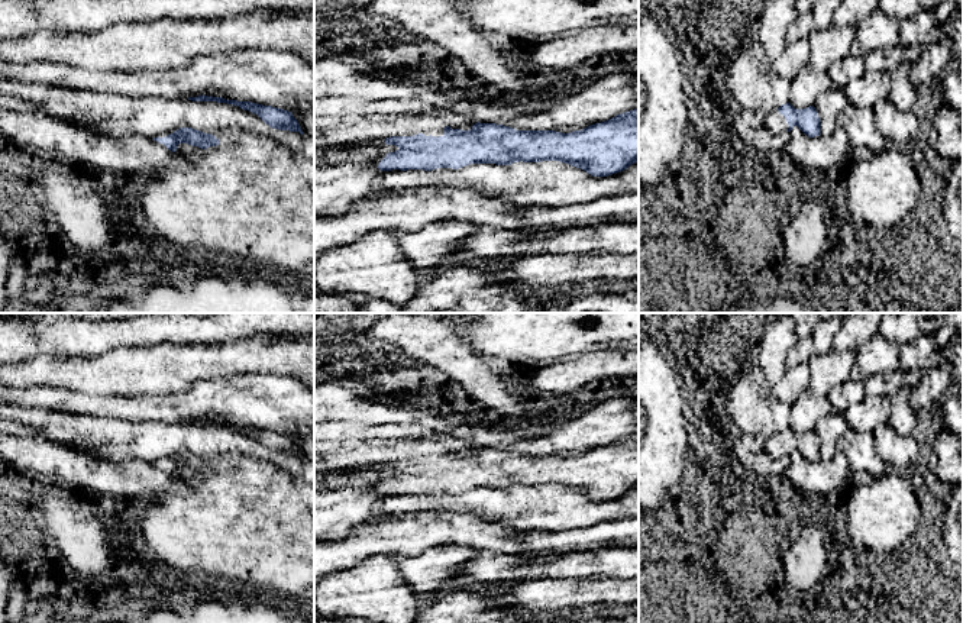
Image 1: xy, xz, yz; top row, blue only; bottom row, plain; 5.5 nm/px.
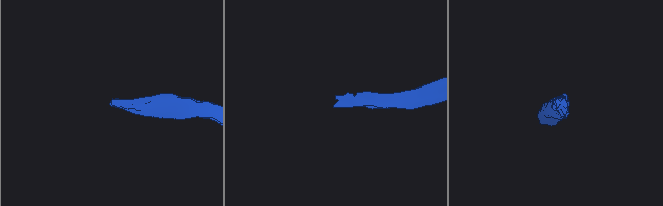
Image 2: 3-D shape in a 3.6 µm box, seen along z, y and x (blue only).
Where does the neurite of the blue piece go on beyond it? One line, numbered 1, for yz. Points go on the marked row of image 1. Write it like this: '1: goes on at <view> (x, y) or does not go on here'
1: goes on at yz (775, 122)

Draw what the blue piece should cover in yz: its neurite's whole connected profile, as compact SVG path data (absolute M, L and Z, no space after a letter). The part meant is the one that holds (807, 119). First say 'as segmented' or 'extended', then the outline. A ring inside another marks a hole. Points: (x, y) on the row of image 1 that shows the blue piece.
extended; M791 103L782 104L779 109L766 116L763 125L773 135L791 132L795 126L798 126L809 138L821 135L821 119L814 106L799 110Z

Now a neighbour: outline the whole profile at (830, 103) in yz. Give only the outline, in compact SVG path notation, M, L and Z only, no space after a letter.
M834 88L821 93L815 100L814 107L821 119L821 135L828 136L837 126L837 119L847 107L849 100L843 88Z

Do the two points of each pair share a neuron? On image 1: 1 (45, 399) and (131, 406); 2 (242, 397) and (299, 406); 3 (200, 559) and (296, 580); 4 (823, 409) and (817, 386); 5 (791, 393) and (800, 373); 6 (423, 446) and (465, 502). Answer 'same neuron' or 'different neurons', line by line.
1: same neuron
2: same neuron
3: same neuron
4: different neurons
5: same neuron
6: different neurons

